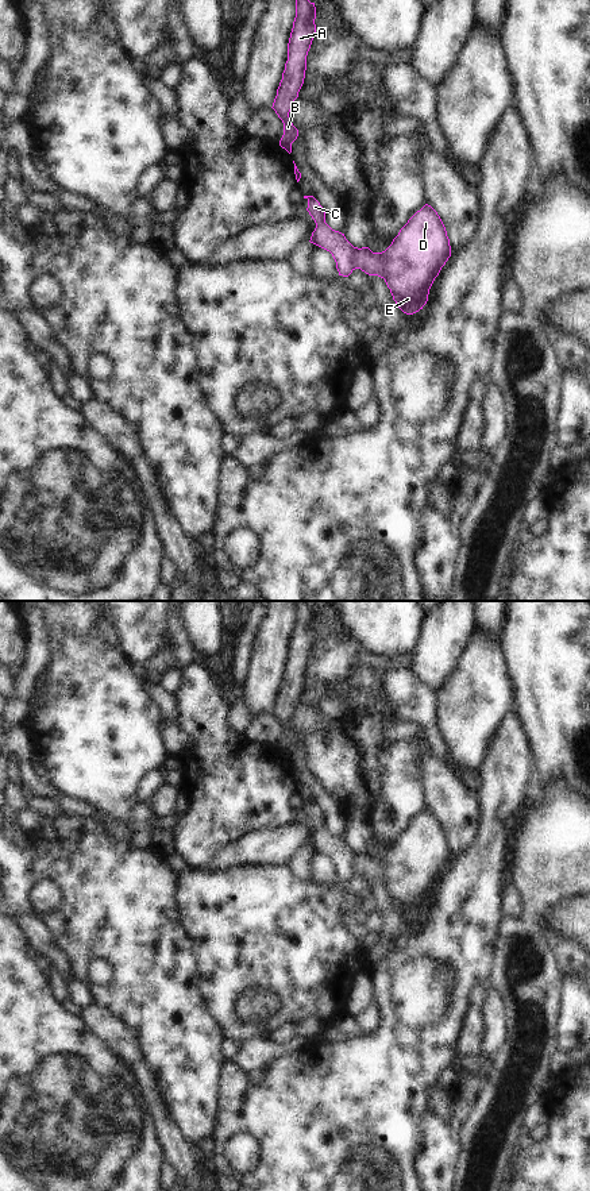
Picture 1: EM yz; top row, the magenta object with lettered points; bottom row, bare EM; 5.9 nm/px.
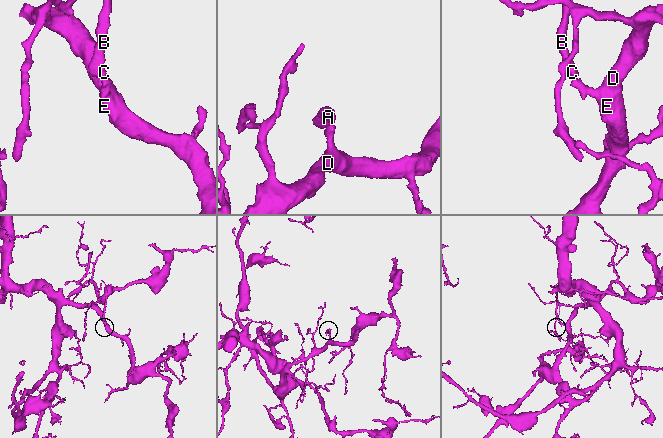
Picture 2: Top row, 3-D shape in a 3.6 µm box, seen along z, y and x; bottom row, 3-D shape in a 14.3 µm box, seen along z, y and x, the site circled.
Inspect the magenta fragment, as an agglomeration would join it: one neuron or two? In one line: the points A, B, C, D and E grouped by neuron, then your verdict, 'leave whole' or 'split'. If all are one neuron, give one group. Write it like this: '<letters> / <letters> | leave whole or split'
A B C D E | leave whole

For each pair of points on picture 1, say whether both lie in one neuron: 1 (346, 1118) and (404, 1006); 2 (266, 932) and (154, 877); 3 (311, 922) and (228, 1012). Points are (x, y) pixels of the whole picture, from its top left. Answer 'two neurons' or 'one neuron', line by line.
1: one neuron
2: two neurons
3: one neuron

